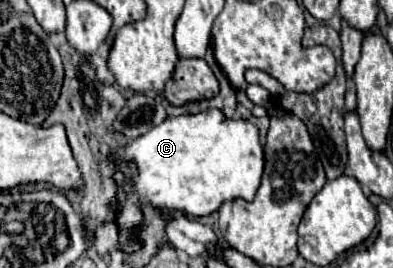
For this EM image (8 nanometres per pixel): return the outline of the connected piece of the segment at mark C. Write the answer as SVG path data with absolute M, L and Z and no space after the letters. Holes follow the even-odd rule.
M216 108L200 112L200 114L188 114L188 116L176 116L176 118L166 118L162 124L146 132L144 136L138 136L130 140L126 146L116 148L116 152L110 152L110 162L116 166L112 172L112 180L116 184L116 226L118 226L118 244L122 252L138 252L144 244L134 236L134 228L144 226L144 216L142 216L142 202L148 202L152 208L166 212L166 210L176 210L182 214L190 214L196 218L208 216L220 208L226 200L232 198L244 198L252 200L262 178L264 170L264 152L262 144L258 140L258 128L250 124L248 120L230 120L224 118L224 114ZM130 164L136 166L136 172L130 172ZM120 166L126 166L122 170Z

